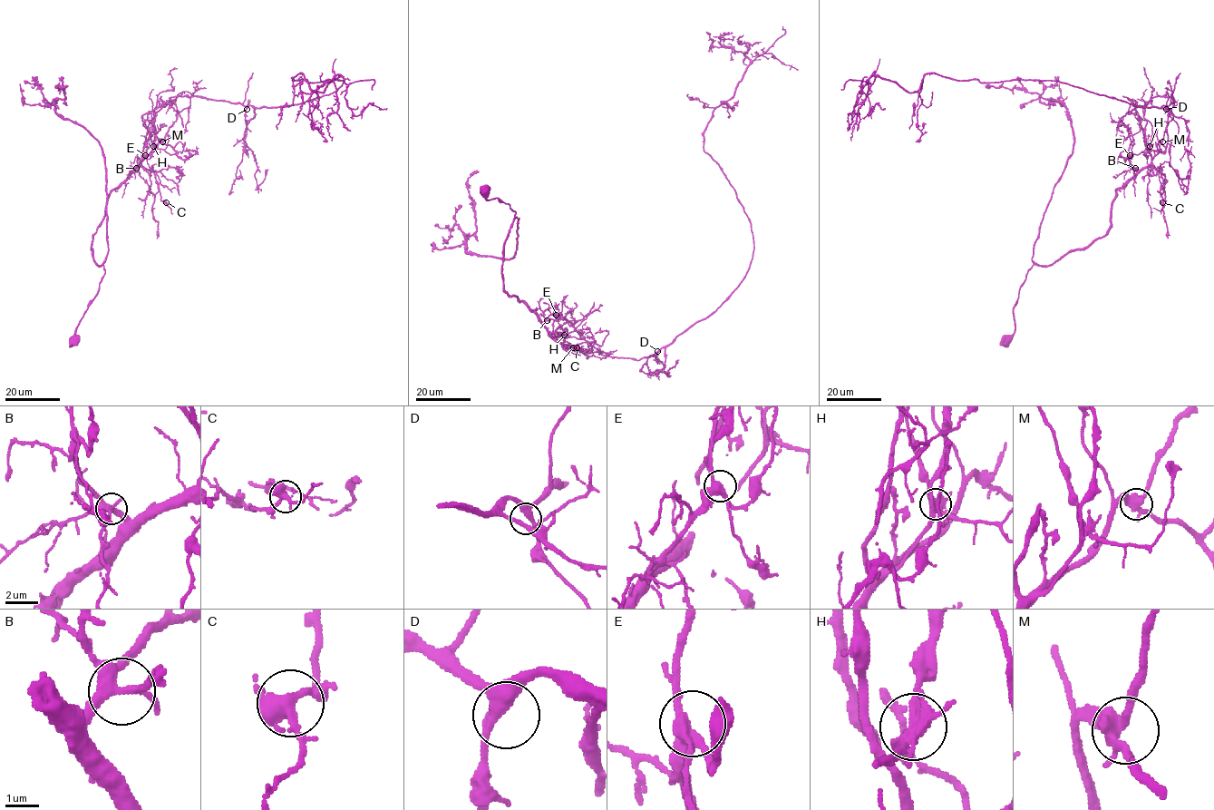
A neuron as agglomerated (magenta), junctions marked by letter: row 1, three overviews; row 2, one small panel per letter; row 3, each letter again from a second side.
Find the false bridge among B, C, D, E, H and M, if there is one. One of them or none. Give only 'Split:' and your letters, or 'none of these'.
Split: H

